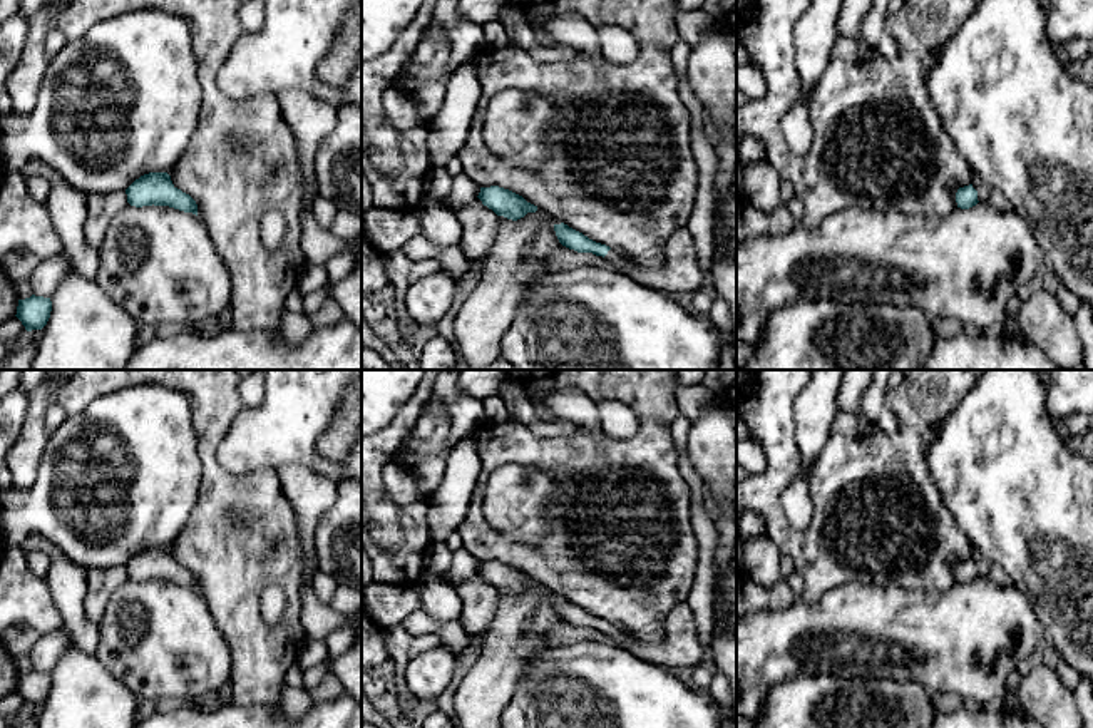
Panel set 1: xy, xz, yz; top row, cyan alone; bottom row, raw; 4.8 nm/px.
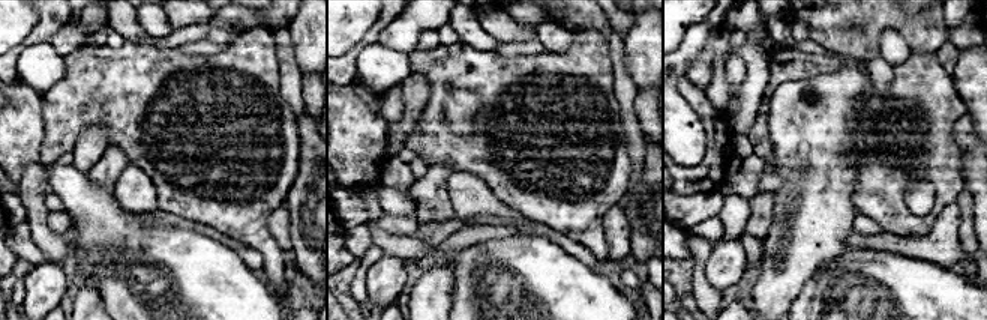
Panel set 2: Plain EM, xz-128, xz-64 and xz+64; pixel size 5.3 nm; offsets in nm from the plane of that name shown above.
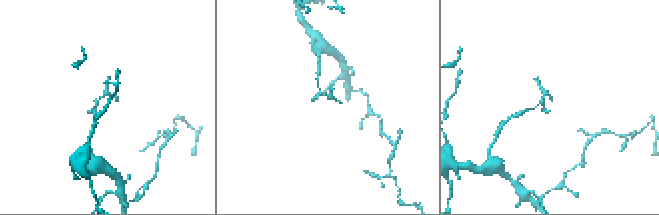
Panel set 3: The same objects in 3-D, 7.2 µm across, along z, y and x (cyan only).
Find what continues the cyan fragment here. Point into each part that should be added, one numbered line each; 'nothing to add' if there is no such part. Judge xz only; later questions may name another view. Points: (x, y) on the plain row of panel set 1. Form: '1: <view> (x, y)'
1: xz (626, 641)

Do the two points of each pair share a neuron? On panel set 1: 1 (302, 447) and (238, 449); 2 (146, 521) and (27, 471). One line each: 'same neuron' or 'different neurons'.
1: same neuron
2: different neurons

